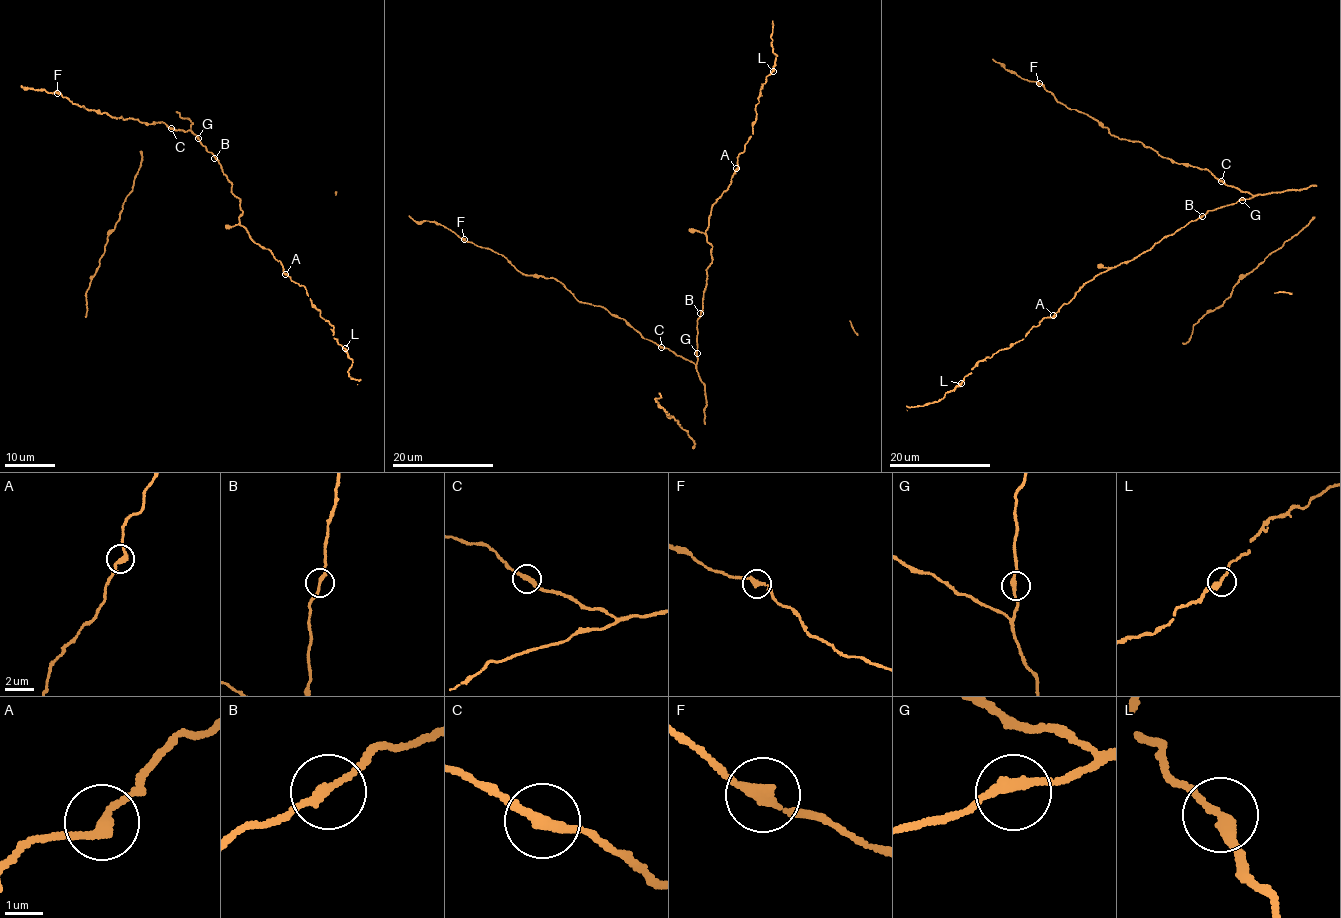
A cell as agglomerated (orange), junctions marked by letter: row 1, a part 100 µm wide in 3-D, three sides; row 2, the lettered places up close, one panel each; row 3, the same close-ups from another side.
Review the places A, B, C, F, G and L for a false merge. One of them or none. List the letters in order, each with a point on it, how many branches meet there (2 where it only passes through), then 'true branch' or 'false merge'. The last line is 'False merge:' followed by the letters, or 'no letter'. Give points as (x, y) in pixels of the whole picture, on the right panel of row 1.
A: place (1053, 315); branches 2; true branch
B: place (1202, 216); branches 2; true branch
C: place (1221, 181); branches 2; true branch
F: place (1039, 83); branches 2; true branch
G: place (1242, 200); branches 2; true branch
L: place (961, 383); branches 2; true branch
False merge: no letter

